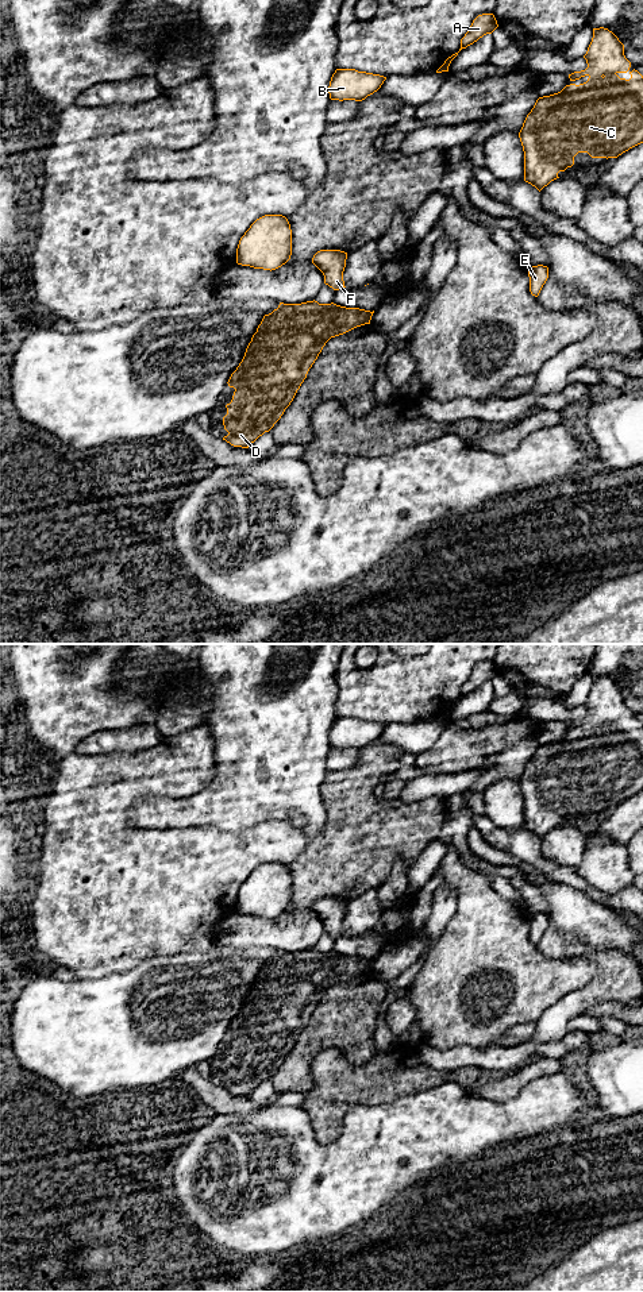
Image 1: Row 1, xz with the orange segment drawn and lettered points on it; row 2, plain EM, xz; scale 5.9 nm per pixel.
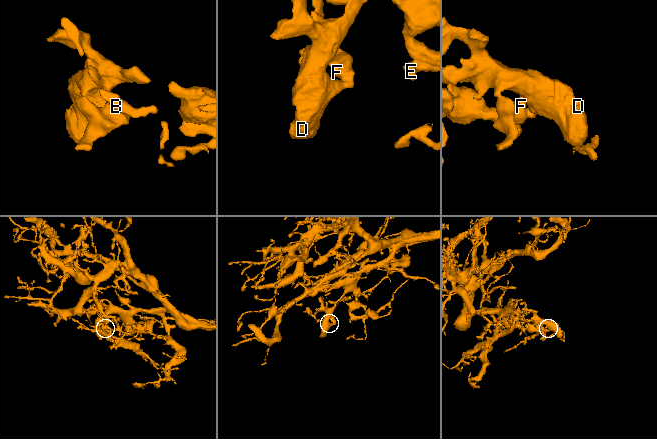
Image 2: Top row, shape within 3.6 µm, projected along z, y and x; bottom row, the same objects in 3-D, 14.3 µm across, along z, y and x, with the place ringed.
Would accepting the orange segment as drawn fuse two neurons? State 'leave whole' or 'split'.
leave whole

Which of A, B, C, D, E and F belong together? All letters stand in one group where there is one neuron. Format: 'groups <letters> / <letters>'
groups A B C D E F

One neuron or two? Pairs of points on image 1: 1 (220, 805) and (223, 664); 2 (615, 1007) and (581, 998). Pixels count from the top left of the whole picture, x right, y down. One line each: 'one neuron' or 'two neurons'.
1: one neuron
2: two neurons

